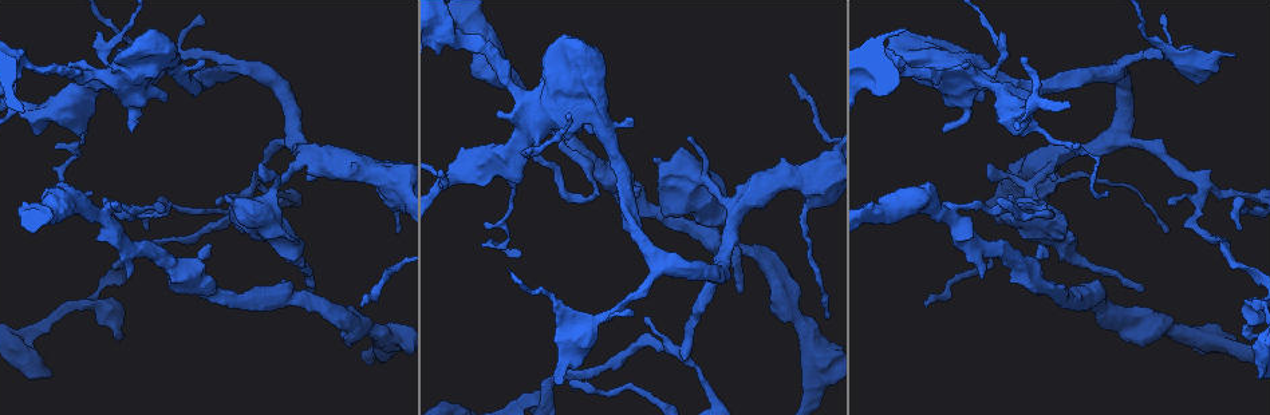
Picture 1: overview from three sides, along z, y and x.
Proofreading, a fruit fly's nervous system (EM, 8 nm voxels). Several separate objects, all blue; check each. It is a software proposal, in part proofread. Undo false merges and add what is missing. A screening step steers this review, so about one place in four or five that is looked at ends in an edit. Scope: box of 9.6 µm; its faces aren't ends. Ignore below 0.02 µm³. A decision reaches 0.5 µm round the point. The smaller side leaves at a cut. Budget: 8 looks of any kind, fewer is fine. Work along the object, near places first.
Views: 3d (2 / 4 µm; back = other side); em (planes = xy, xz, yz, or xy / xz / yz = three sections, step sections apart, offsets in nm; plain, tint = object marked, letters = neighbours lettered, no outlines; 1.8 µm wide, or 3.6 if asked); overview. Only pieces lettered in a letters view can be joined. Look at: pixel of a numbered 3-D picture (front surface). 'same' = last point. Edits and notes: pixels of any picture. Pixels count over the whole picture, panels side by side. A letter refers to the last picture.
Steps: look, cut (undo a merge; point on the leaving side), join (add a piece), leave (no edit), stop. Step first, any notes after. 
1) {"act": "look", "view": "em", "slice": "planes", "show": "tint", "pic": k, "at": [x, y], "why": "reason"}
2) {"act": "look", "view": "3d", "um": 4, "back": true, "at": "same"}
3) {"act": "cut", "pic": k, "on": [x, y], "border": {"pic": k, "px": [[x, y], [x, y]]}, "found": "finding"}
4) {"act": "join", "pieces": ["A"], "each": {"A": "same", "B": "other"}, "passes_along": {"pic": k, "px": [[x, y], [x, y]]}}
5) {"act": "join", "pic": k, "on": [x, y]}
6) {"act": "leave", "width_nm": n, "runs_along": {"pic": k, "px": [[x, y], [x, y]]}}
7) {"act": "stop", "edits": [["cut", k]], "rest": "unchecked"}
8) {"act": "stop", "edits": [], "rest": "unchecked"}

{"act": "look", "view": "3d", "um": 2, "back": true, "pic": 1, "at": [1045, 133], "why": "calibre changes"}

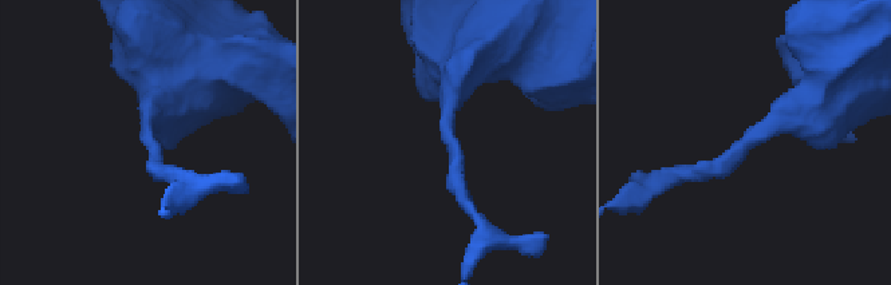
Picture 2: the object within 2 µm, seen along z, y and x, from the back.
{"act": "look", "view": "em", "slice": "yz", "step": 4, "show": "letters", "pic": 2, "at": [149, 140]}

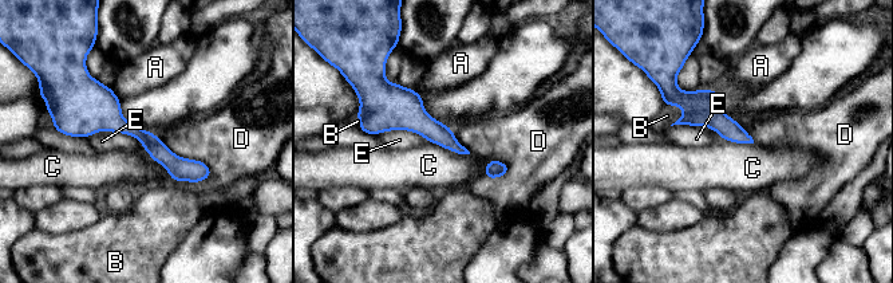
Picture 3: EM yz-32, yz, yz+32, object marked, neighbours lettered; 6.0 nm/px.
{"act": "leave", "longest_contact_nm": ["D", 440], "each": {"A": "other", "B": "other", "C": "other", "D": "other", "E": "other"}, "runs_along": {"pic": 3, "px": [[64, 125], [115, 122], [206, 173]]}, "found": "one neuron here"}

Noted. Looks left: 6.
{"act": "look", "view": "3d", "um": 4, "pic": 1, "at": [113, 69], "why": "an open end"}

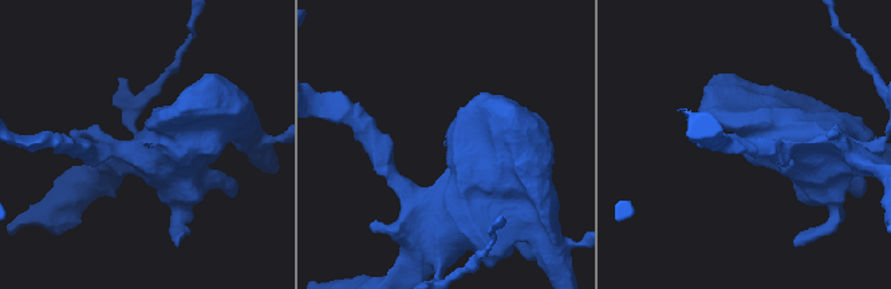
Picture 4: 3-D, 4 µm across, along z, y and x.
{"act": "look", "view": "em", "um": 3.6, "slice": "planes", "show": "letters", "pic": 4, "at": [144, 140]}

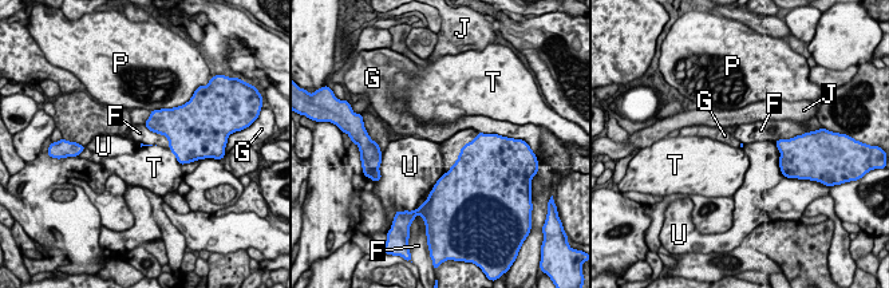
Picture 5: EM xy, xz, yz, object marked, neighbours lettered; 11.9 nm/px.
{"act": "leave", "each": {"F": "other", "G": "other", "J": "other", "P": "other", "T": "other", "U": "other"}, "border": {"pic": 5, "px": [[478, 133], [443, 174]]}, "found": "none of them fits"}

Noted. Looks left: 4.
{"act": "look", "view": "em", "slice": "planes", "show": "letters", "pic": 1, "at": [1000, 55], "why": "abrupt turn"}

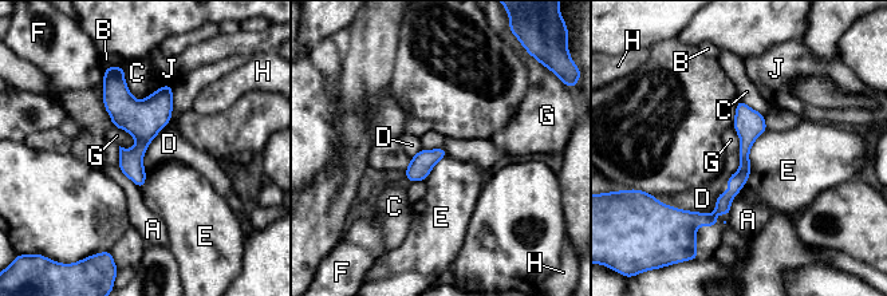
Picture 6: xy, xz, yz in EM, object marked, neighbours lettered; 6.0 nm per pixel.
{"act": "leave", "longest_contact_nm": ["D", 550], "each": {"A": "other", "B": "other", "C": "other", "D": "other", "E": "other", "F": "other", "G": "other", "H": "other", "J": "other"}, "runs_along": {"pic": 6, "px": [[741, 105], [744, 173], [722, 205], [700, 218]]}, "found": "one neuron here"}

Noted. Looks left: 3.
{"act": "look", "view": "em", "um": 3.6, "slice": "planes", "show": "letters", "pic": 1, "at": [556, 383], "why": "thick end"}

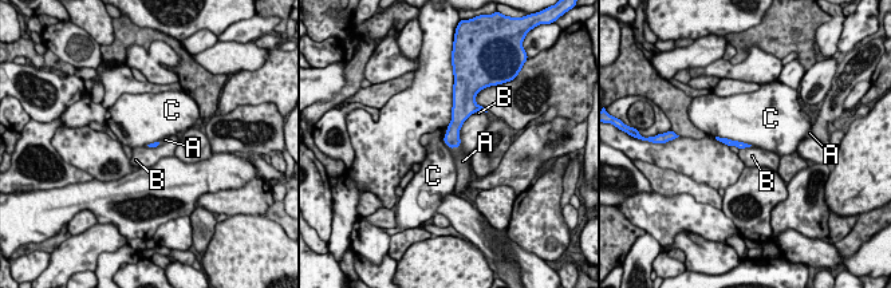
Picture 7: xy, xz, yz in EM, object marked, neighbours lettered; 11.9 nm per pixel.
{"act": "join", "pieces": ["A"], "each": {"A": "same", "B": "other", "C": "other"}, "passes_along": {"pic": 7, "px": [[452, 138], [454, 146], [462, 161]]}, "found": "it goes on there"}

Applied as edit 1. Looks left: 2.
{"act": "stop", "edits": [["join", 7]], "rest": "unchecked"}

